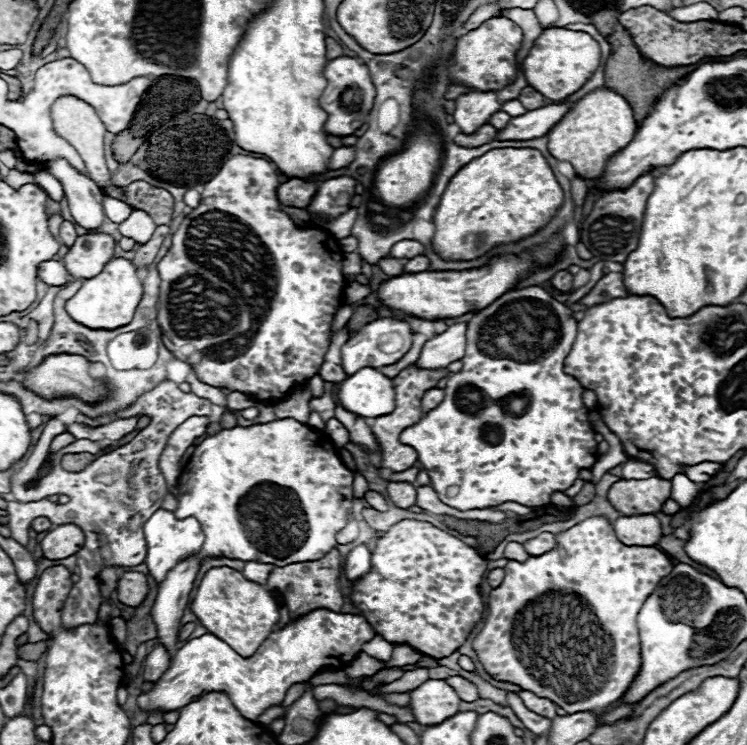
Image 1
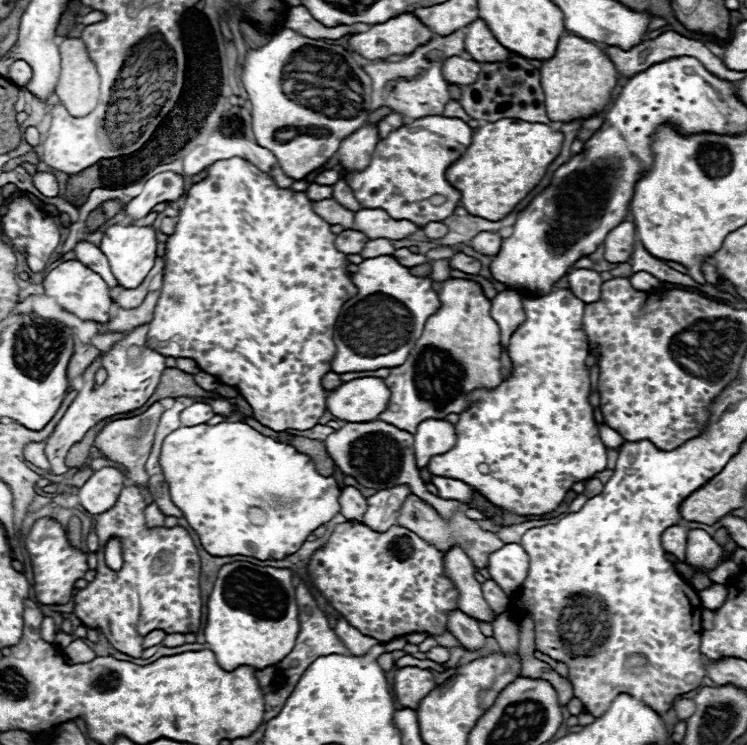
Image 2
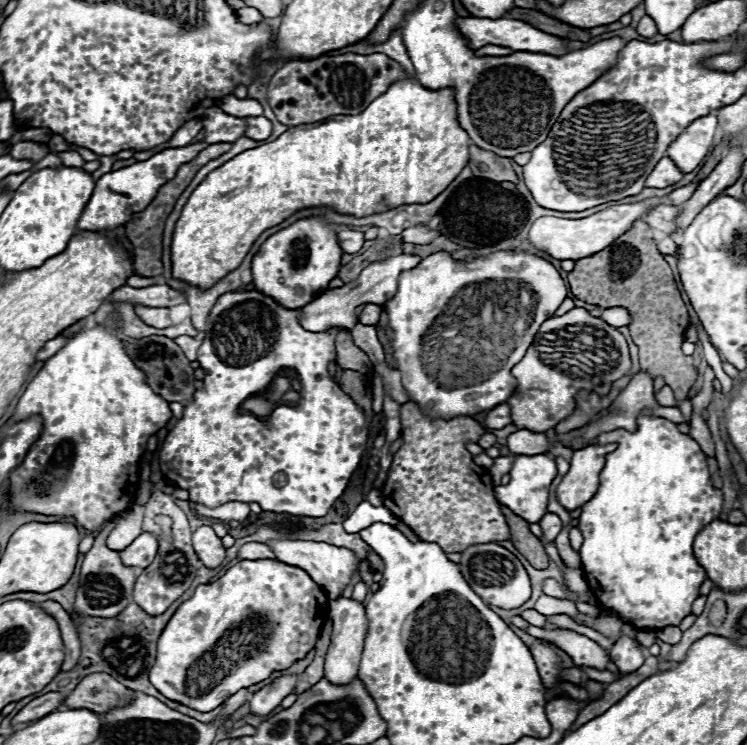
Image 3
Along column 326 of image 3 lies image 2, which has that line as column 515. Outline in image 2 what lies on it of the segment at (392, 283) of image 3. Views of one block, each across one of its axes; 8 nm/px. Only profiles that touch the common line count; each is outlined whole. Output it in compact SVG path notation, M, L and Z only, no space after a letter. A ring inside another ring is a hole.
M504 290L504 292L500 292L496 298L492 298L492 310L490 310L490 314L498 322L498 326L500 326L504 348L508 348L510 336L514 334L514 330L526 318L520 292L516 292L516 290Z

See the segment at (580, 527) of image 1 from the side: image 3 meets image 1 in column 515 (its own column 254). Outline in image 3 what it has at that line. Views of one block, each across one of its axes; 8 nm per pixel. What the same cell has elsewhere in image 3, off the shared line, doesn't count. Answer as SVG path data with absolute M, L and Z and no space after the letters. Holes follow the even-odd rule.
M240 560L234 568L230 568L222 578L218 578L216 582L212 584L200 584L192 598L188 598L186 602L182 602L176 610L176 614L170 618L170 622L166 624L164 632L160 634L158 638L158 652L156 652L156 662L150 670L150 682L154 684L156 690L160 690L166 698L174 700L174 702L180 702L188 708L194 708L198 712L210 712L214 710L216 706L220 706L226 698L230 698L232 694L236 694L238 690L242 688L248 688L252 684L258 684L262 680L266 680L272 672L276 670L284 670L288 666L292 666L296 660L304 658L312 648L314 648L314 642L316 642L316 636L324 624L324 618L328 614L328 596L324 594L324 590L320 590L320 586L316 586L312 582L312 578L300 570L300 568L294 568L294 566L288 566L284 562L278 562L278 560ZM242 650L248 650L248 656L242 658Z

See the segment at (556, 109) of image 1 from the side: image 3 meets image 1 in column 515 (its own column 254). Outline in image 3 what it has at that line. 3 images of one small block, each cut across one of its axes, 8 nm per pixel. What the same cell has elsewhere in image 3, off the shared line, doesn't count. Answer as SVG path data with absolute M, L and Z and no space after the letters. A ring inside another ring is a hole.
M252 116L248 118L248 128L246 128L246 138L252 140L266 140L272 134L272 122L264 116Z

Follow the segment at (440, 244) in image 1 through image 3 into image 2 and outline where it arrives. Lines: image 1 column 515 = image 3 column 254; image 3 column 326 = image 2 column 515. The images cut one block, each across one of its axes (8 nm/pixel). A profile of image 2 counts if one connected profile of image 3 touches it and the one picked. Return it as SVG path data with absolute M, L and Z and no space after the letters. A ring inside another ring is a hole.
M502 118L498 122L488 122L474 130L472 144L466 148L466 152L446 170L448 182L460 190L460 206L466 208L470 214L486 218L486 220L502 220L506 214L514 210L514 206L526 198L526 194L544 178L546 168L554 162L554 158L560 154L564 142L564 134L558 130L552 130L548 124L540 122L524 122L518 118Z

